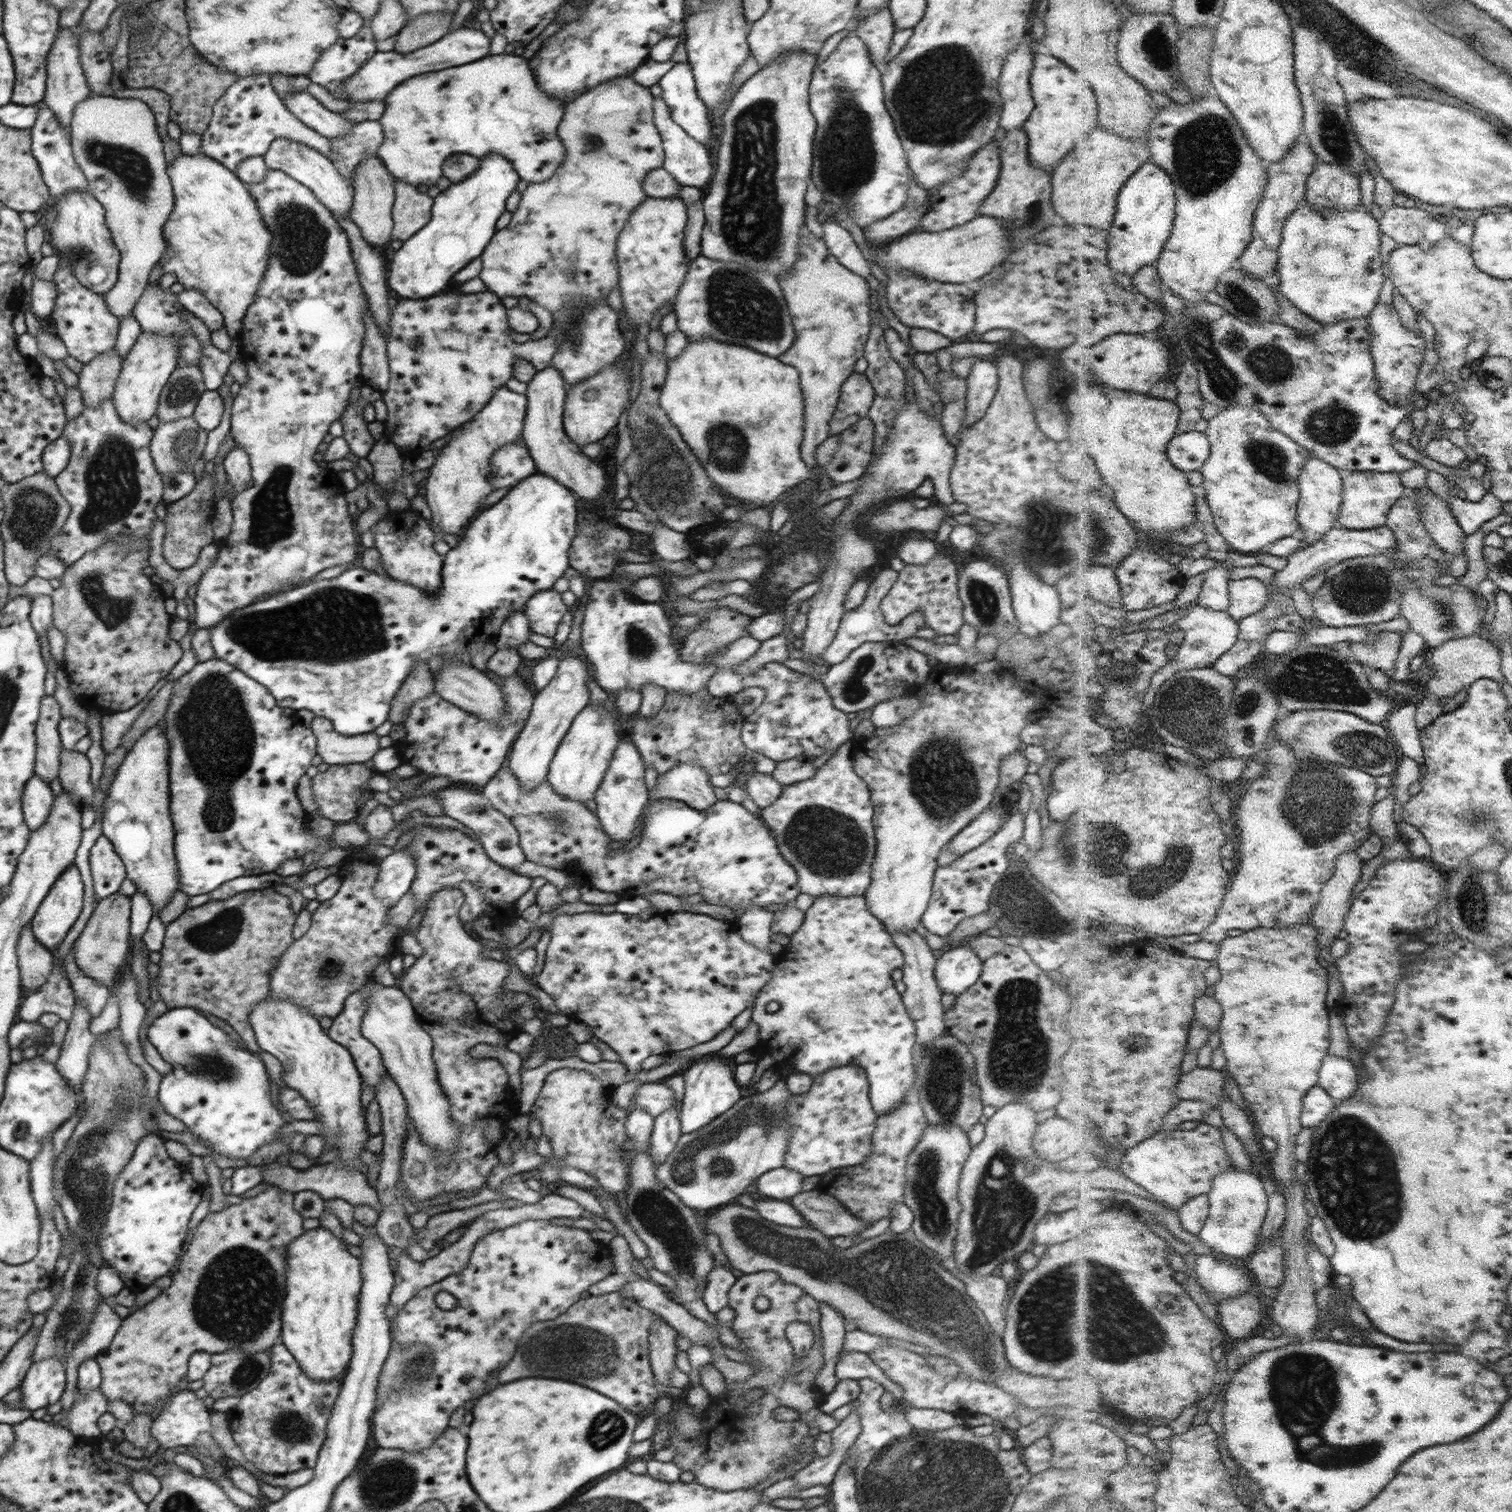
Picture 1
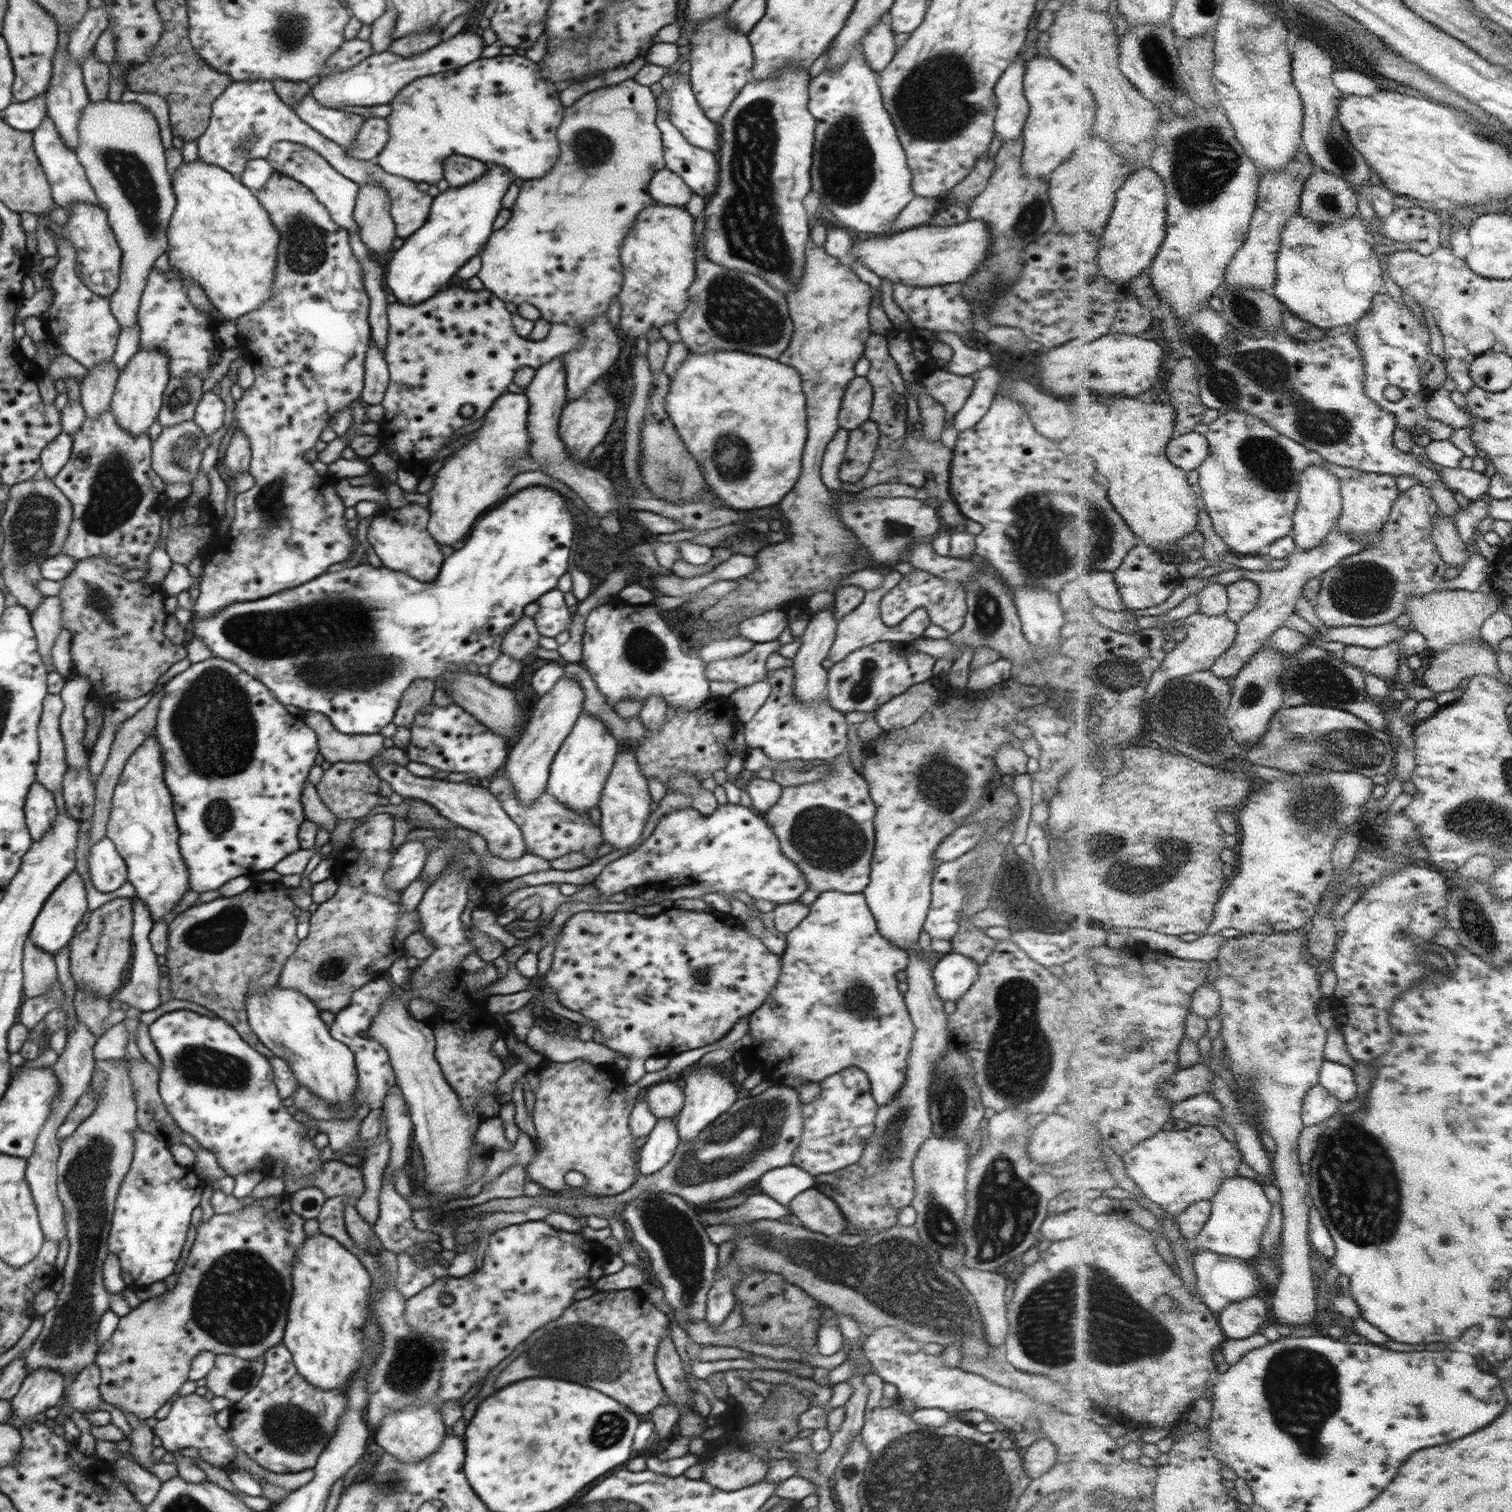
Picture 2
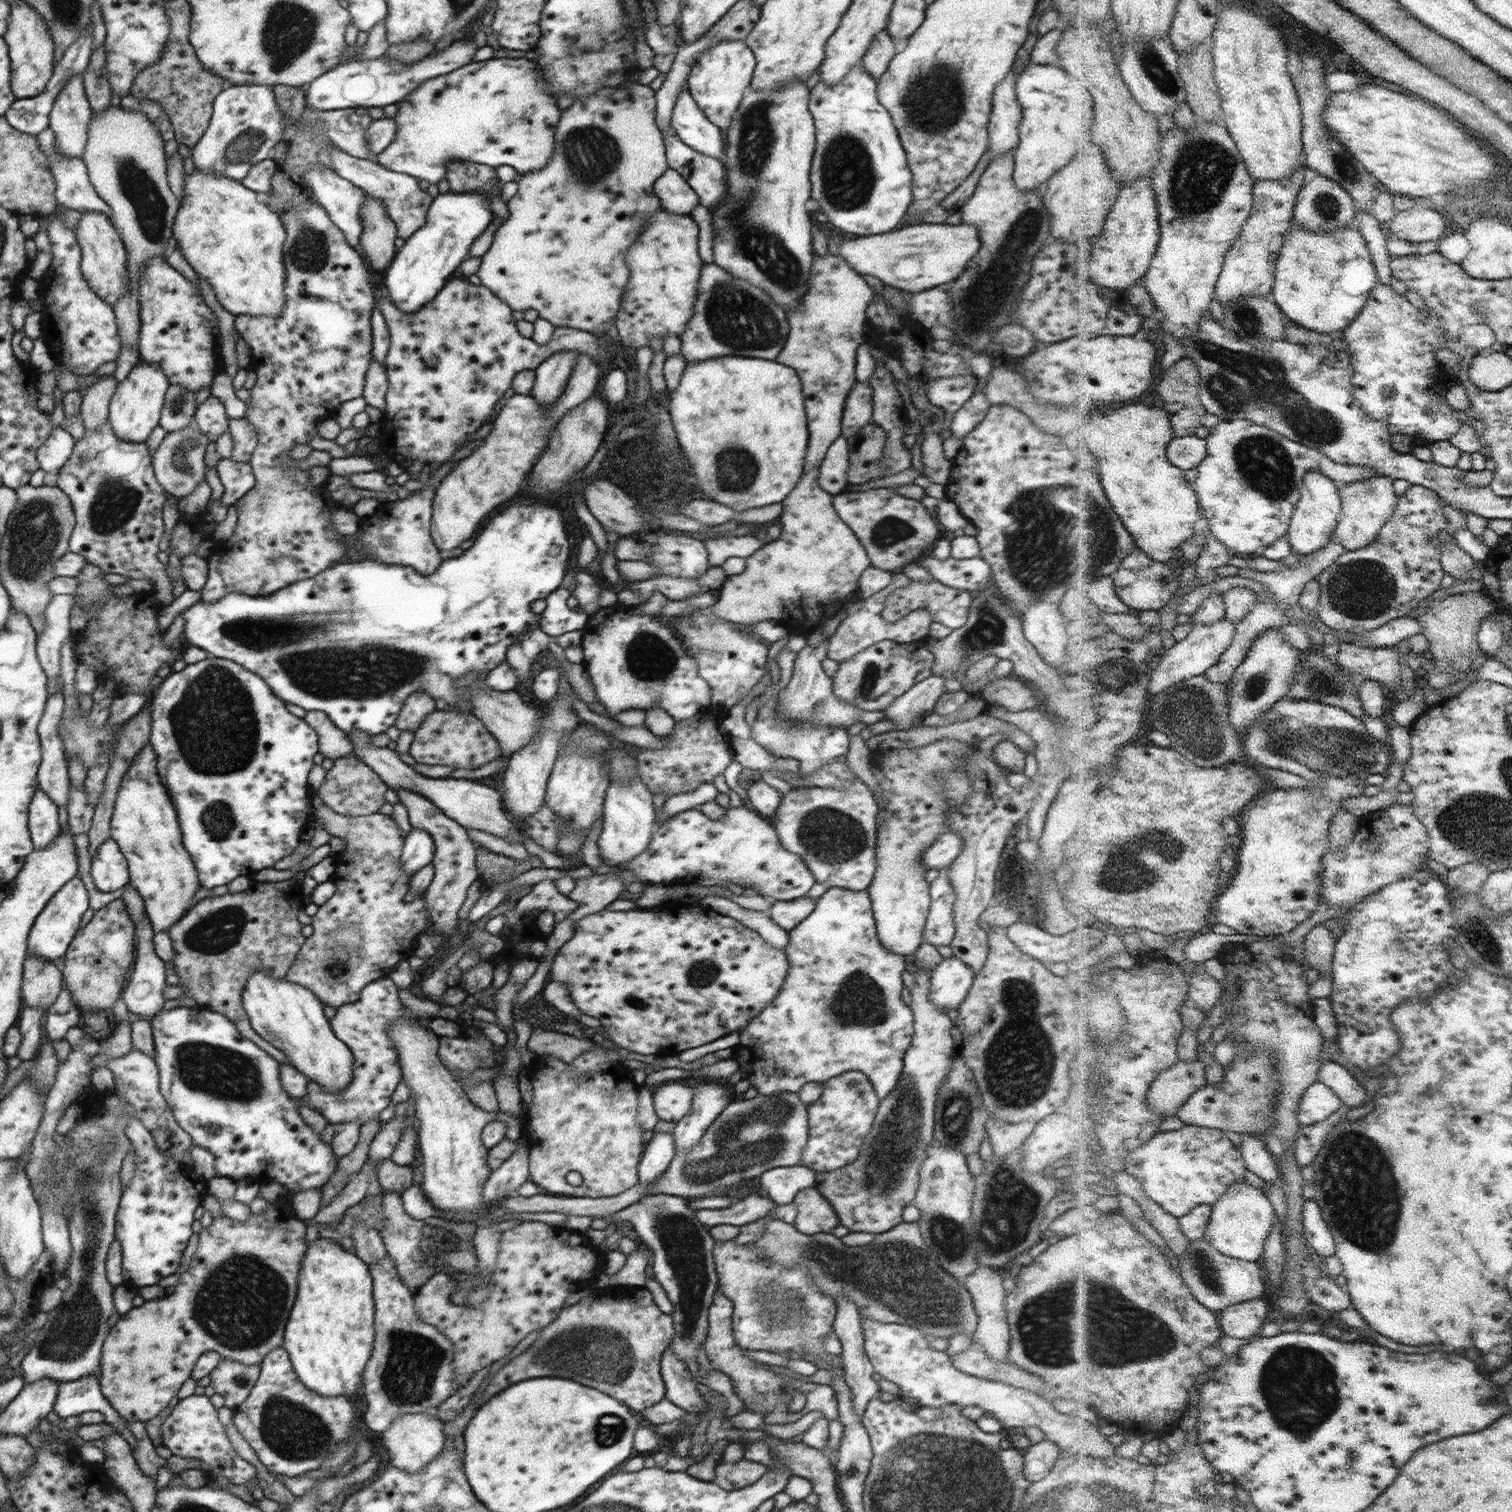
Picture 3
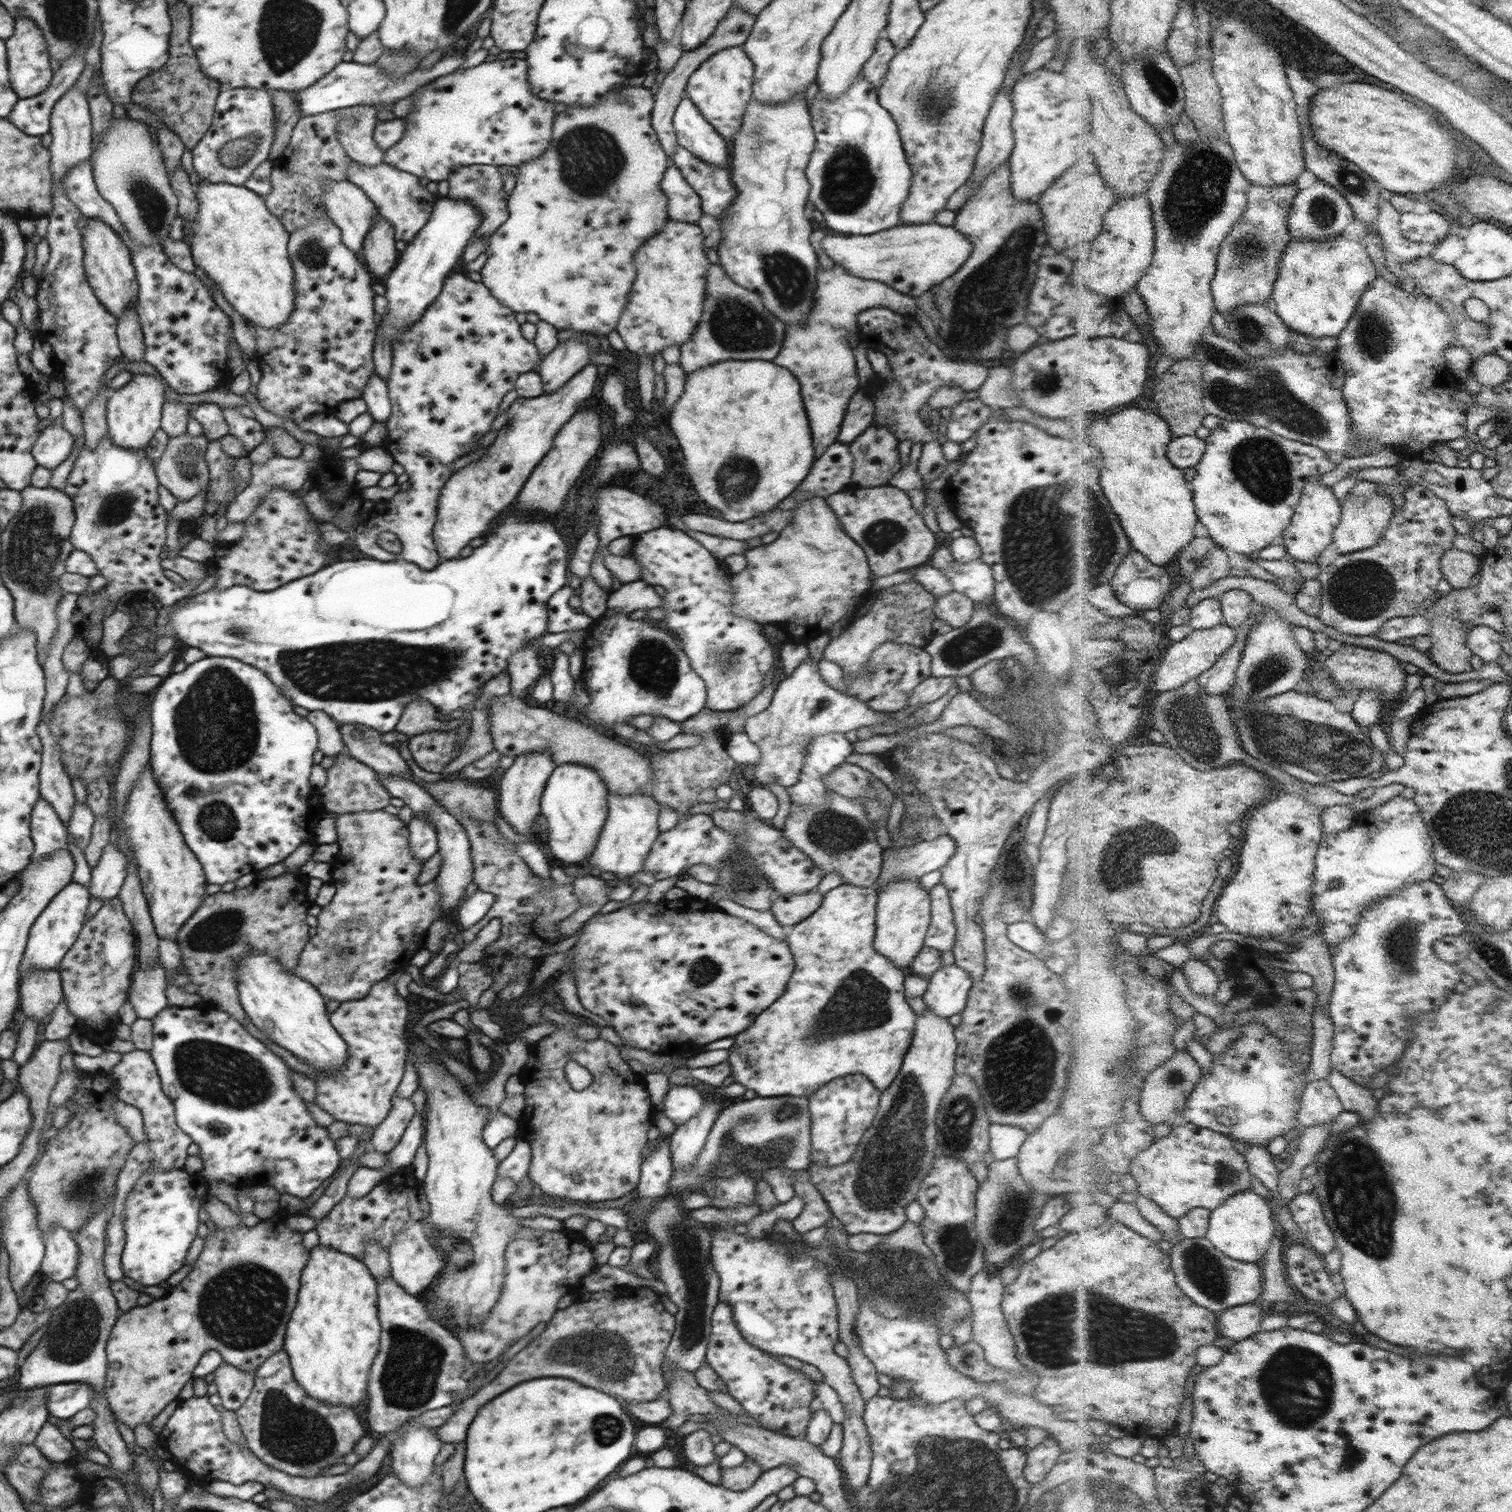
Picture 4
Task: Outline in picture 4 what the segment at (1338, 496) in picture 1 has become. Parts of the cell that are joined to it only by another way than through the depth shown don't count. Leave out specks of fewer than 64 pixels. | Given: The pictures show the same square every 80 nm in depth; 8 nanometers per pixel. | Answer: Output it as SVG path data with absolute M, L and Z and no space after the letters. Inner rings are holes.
M1320 475L1308 481L1291 527L1282 538L1293 558L1304 562L1321 563L1325 556L1333 551L1336 529L1343 522L1343 503L1336 496L1334 488L1323 483Z

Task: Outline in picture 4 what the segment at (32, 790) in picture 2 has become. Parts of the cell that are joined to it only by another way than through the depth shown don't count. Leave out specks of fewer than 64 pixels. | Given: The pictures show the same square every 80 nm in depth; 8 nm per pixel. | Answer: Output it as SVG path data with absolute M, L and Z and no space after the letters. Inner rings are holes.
M42 797L32 809L30 828L34 843L30 865L48 860L48 856L52 856L51 852L55 850L67 848L66 827L54 807Z

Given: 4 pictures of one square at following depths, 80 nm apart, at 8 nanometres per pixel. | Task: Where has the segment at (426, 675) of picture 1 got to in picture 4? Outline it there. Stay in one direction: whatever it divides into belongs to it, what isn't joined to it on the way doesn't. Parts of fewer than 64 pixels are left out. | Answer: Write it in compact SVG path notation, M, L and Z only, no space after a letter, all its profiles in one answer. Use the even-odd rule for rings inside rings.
M412 700L404 707L395 730L411 738L428 731L444 730L446 724L438 717L437 708L429 700Z

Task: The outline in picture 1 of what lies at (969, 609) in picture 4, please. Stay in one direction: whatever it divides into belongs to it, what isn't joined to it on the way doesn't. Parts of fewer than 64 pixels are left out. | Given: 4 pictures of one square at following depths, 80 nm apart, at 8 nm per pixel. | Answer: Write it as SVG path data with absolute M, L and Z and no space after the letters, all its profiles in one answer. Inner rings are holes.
M938 548L935 557L926 564L907 564L900 572L898 580L888 595L881 601L880 610L888 625L898 625L904 618L922 612L926 627L937 634L954 634L965 624L964 604L958 593L959 558L949 550Z

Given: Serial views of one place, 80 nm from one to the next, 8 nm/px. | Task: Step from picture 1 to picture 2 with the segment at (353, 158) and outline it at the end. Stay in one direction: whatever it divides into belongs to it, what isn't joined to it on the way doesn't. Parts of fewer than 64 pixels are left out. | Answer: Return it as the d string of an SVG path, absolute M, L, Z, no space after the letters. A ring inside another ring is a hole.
M368 119L363 130L356 136L354 144L344 150L348 156L353 156L360 160L374 161L384 146L388 144L389 138L390 131L388 131L386 120Z

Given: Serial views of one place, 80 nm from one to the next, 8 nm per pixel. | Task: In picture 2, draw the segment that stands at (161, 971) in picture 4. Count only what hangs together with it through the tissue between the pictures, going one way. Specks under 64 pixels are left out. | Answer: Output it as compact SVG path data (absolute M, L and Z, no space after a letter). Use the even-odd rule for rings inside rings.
M138 898L133 906L133 929L131 940L133 943L133 953L131 954L130 980L126 986L122 987L114 996L120 998L123 1005L137 1008L141 1012L150 1012L160 1005L160 993L158 993L158 984L162 973L160 964L156 961L157 954L152 950L149 934L153 927L153 918L149 908Z

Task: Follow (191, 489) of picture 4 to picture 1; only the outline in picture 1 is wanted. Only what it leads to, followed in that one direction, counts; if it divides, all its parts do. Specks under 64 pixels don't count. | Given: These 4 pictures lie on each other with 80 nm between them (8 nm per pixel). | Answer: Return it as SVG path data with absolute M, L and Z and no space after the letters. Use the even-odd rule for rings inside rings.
M193 416L159 423L149 446L156 470L161 475L192 470L202 456L207 434Z

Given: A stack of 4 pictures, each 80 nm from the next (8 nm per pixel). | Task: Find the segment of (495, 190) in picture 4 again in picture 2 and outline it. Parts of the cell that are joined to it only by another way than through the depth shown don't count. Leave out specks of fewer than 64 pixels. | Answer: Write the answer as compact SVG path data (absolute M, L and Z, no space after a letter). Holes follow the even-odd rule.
M462 155L449 156L444 164L444 179L450 187L458 188L472 184L488 172L488 165L479 160Z

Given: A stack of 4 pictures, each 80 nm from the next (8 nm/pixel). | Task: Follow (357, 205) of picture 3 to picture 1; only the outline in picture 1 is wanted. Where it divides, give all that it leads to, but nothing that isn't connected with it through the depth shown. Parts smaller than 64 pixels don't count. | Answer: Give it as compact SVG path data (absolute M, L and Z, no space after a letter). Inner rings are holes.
M278 138L272 142L263 159L268 169L283 171L293 180L308 187L316 198L330 210L334 218L350 214L354 196L353 182L344 179L327 156L308 148L306 144L288 140L288 138Z

